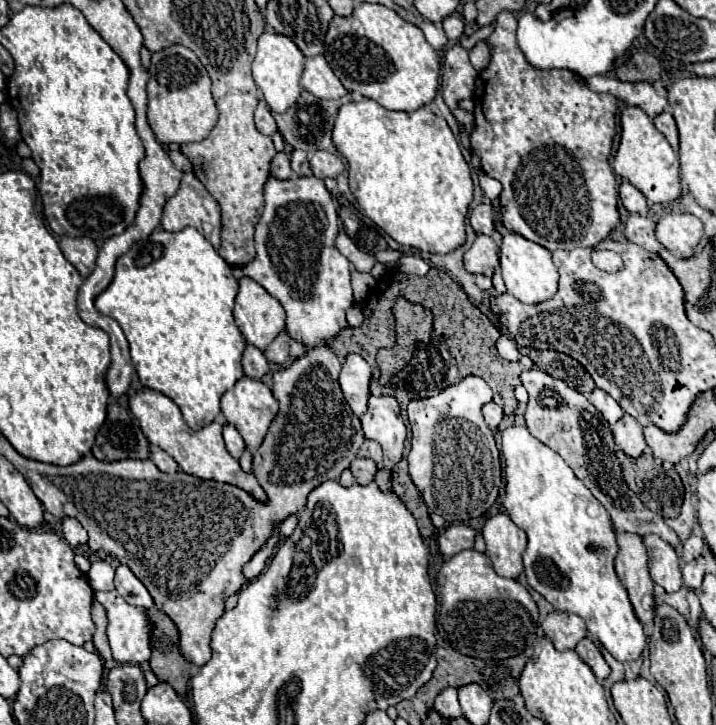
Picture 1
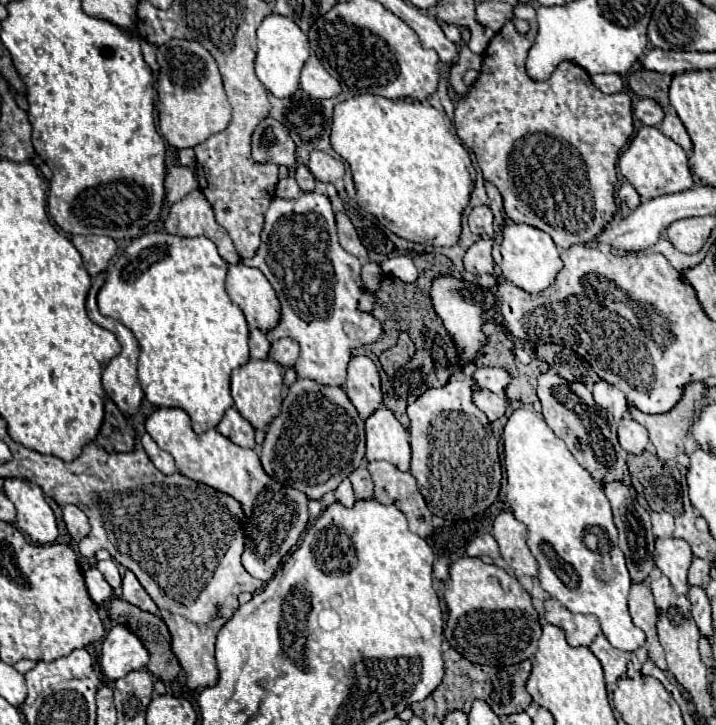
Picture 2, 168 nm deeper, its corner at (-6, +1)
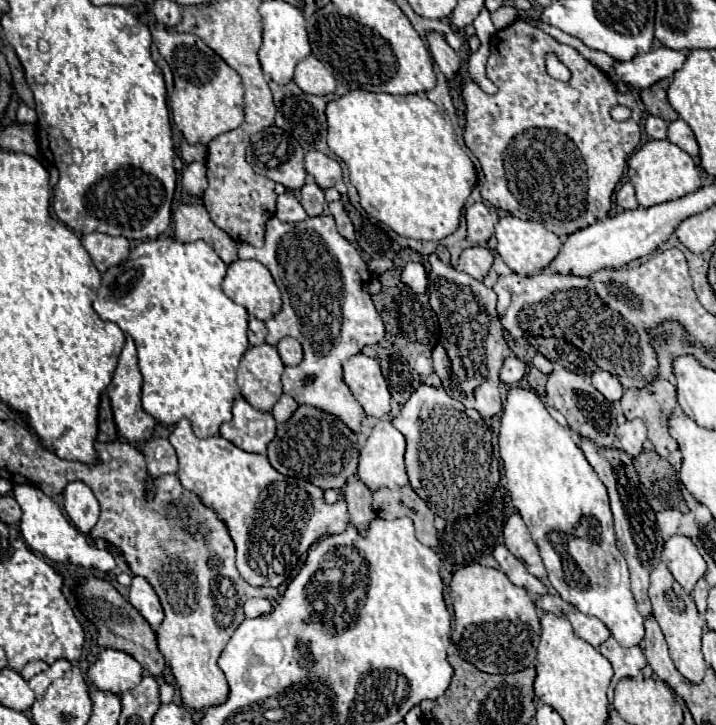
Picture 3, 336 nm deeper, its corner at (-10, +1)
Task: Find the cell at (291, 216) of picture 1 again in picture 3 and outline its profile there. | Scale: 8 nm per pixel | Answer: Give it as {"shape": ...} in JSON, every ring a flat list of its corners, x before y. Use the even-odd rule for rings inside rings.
{"shape":[[330,215,308,217,296,225,284,225,282,221,276,221,276,217,270,217,266,223,264,247,256,249,238,243,236,249,240,259,264,263,282,293,280,313,274,313,274,317,266,321,266,343,276,345,282,337,290,335,304,347,302,363,286,367,282,373,284,393,298,405,312,405,334,415,360,435,366,413,344,383,342,363,360,353,364,345,378,343,384,337,382,317,368,293,370,273,364,259,358,255,356,247,338,233],[308,375,314,375,314,381,300,389]]}

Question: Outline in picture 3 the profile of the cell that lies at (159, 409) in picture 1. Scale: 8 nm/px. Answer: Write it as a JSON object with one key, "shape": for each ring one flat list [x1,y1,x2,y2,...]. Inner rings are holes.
{"shape":[[182,419,172,435,168,437,172,447,178,453,180,471,178,477,182,485,194,493,206,507,214,509,218,519,226,525,234,545,236,545,236,569,244,577,246,583,252,587,282,587,286,581,290,581,292,573,298,567,298,561,308,553,310,545,314,545,318,539,326,535,342,533,348,527,348,515,346,515,346,501,340,499,334,505,328,505,324,501,324,491,310,481,302,479,290,479,286,475,280,475,268,461,266,455,246,453,226,441,224,437,208,437,198,439,190,427,188,419]]}

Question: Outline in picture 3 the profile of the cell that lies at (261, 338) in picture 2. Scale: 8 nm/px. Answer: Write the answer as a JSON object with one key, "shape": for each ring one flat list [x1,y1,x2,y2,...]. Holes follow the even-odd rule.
{"shape":[[248,317,248,341,250,341,250,345,262,345,266,339,266,333,268,333,268,329,266,329,264,321,260,321,256,317]]}

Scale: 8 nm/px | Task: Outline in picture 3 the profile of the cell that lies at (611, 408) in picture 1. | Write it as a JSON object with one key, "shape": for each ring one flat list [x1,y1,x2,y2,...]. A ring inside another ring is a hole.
{"shape":[[594,371,592,373,592,385,608,399,608,401,620,401,622,393,624,393,624,387,620,385,620,381,610,375,608,371]]}

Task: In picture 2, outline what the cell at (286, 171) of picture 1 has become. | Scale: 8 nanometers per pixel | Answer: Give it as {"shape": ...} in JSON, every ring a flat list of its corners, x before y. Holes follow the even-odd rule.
{"shape":[[288,173,284,179,278,181,278,185,276,185,276,195,278,195,278,197,288,197,288,199,300,195,300,187,298,187,298,183,296,183,296,179,294,179,292,173]]}

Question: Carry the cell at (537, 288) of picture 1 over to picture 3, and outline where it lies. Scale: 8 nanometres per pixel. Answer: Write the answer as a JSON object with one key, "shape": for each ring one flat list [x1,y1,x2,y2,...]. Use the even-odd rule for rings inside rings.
{"shape":[[500,215,496,229,494,229,494,237,498,239,498,255,502,257,502,261,516,273,520,275,532,275,544,269,544,265,548,265,548,261,552,261,556,257,556,253,560,251,562,241,548,231,542,223,536,221,522,221,514,215]]}

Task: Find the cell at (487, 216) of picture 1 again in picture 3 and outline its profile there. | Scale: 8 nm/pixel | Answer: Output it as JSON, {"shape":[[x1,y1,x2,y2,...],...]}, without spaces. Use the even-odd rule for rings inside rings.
{"shape":[[474,203,466,209,466,239,484,245,494,233,494,217,484,203]]}

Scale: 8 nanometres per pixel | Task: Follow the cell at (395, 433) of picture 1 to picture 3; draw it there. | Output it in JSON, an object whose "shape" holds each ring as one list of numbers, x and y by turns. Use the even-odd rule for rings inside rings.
{"shape":[[382,419,370,433,370,437,364,443,364,449,360,451,360,461,358,461,358,479,374,493,382,487,388,487,392,491,402,489,408,485,408,475,404,469,404,449,406,441,404,435,394,429,394,425,388,419]]}

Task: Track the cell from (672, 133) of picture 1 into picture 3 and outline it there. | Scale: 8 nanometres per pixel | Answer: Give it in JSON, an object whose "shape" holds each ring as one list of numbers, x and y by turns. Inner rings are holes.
{"shape":[[676,119,674,123,668,125,668,141,674,143,674,145,678,145,682,151,686,151,692,157,698,155,696,137,694,137,692,129,688,127,688,123,682,121,682,119]]}

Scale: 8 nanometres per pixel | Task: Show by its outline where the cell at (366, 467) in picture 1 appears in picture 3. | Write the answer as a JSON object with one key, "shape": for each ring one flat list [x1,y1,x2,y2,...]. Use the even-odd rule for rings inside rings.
{"shape":[[350,481,344,487,344,499,348,505,348,525,358,529,360,533,366,533,370,521,376,517,372,511,370,489,364,489,364,485,360,485,360,481]]}

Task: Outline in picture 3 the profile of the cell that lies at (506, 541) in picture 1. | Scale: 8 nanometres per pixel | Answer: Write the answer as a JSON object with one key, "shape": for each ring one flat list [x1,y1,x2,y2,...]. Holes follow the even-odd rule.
{"shape":[[514,513,504,525,504,541,506,541,508,551,516,559,524,561,528,571,534,577,538,577,538,579,546,577,546,567,544,567,544,563,540,559,540,551,538,551,536,543,532,541,526,523,522,521,522,517,518,513]]}

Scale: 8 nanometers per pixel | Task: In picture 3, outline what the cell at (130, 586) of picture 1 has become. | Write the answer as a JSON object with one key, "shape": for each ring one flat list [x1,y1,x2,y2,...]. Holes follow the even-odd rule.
{"shape":[[134,577,132,585,130,585,130,595,128,601,134,605,136,611,140,611,140,615,146,619,146,623,156,629,162,619,164,619,164,611,160,605,160,599,156,595,156,591,152,589,152,585,144,579,144,577]]}

